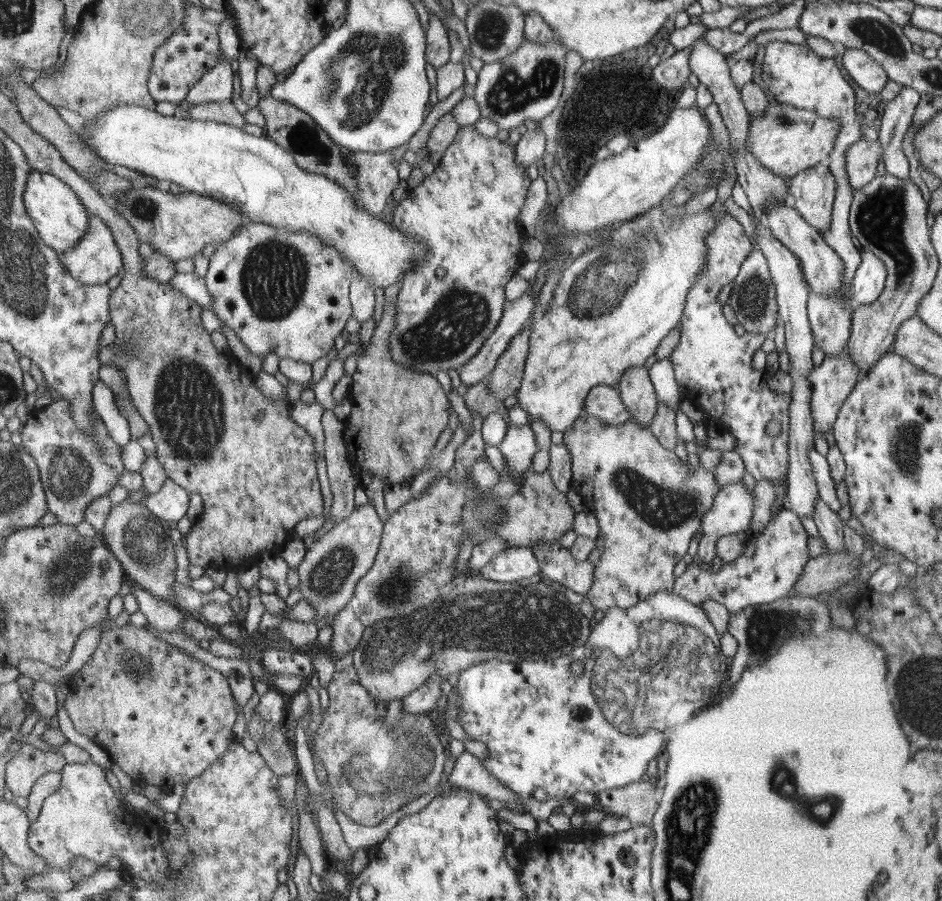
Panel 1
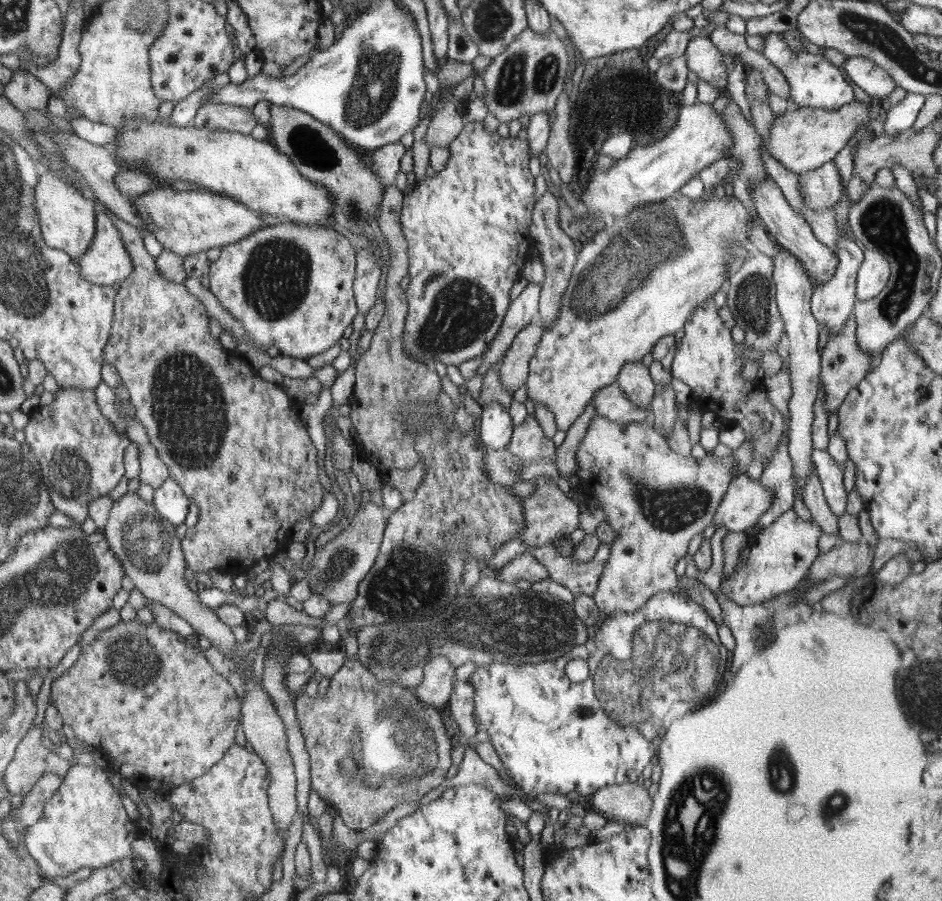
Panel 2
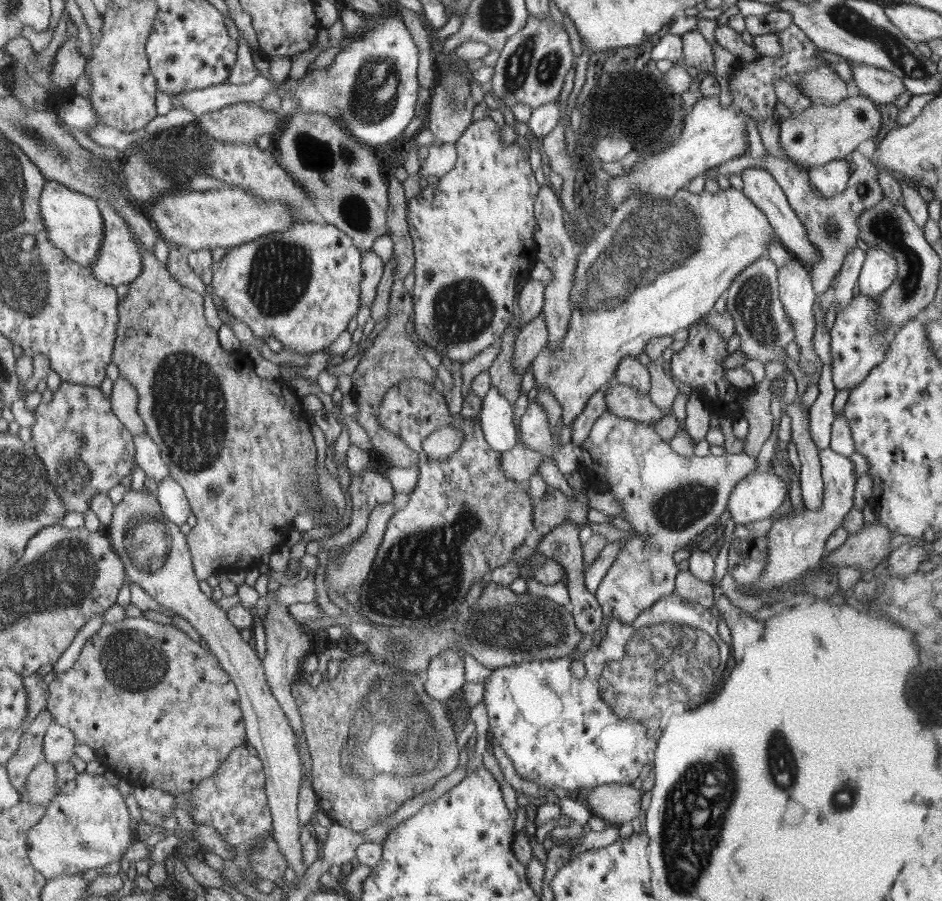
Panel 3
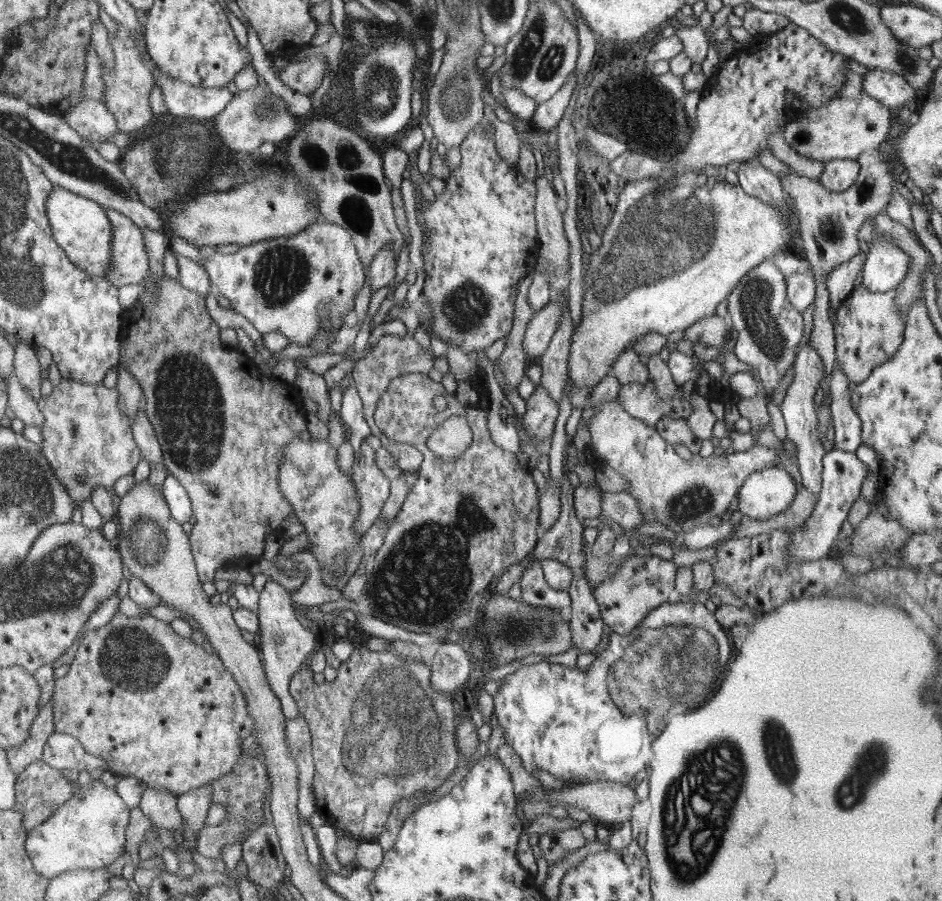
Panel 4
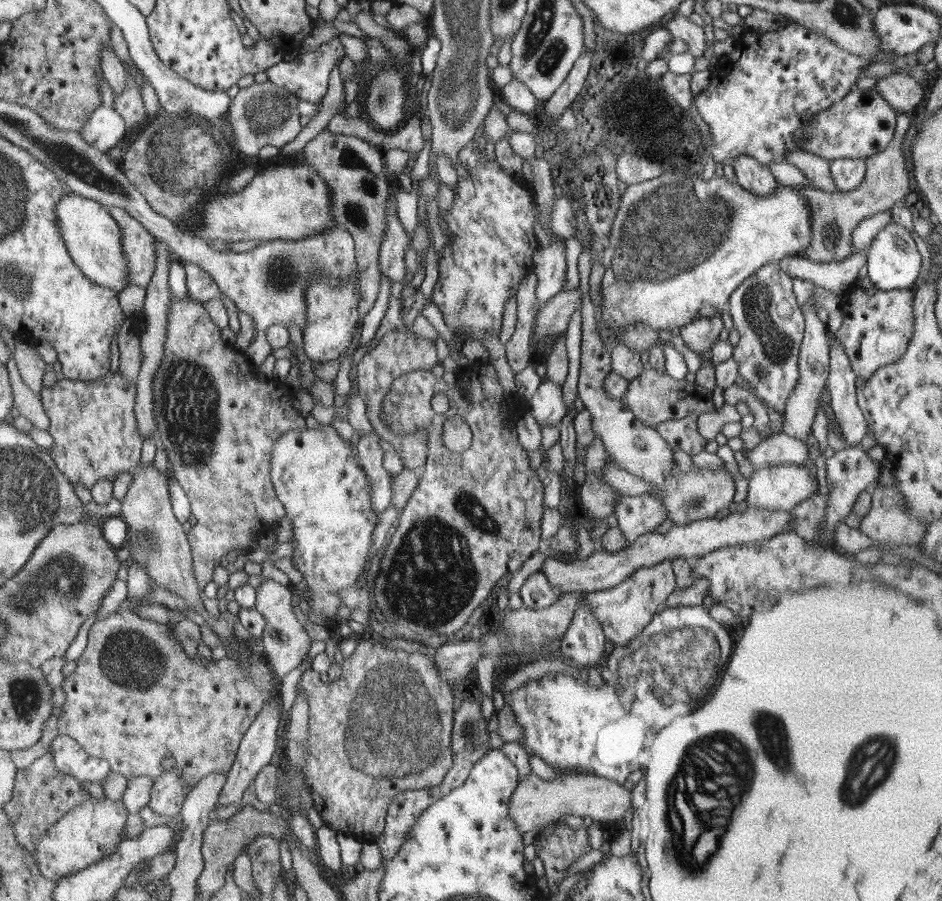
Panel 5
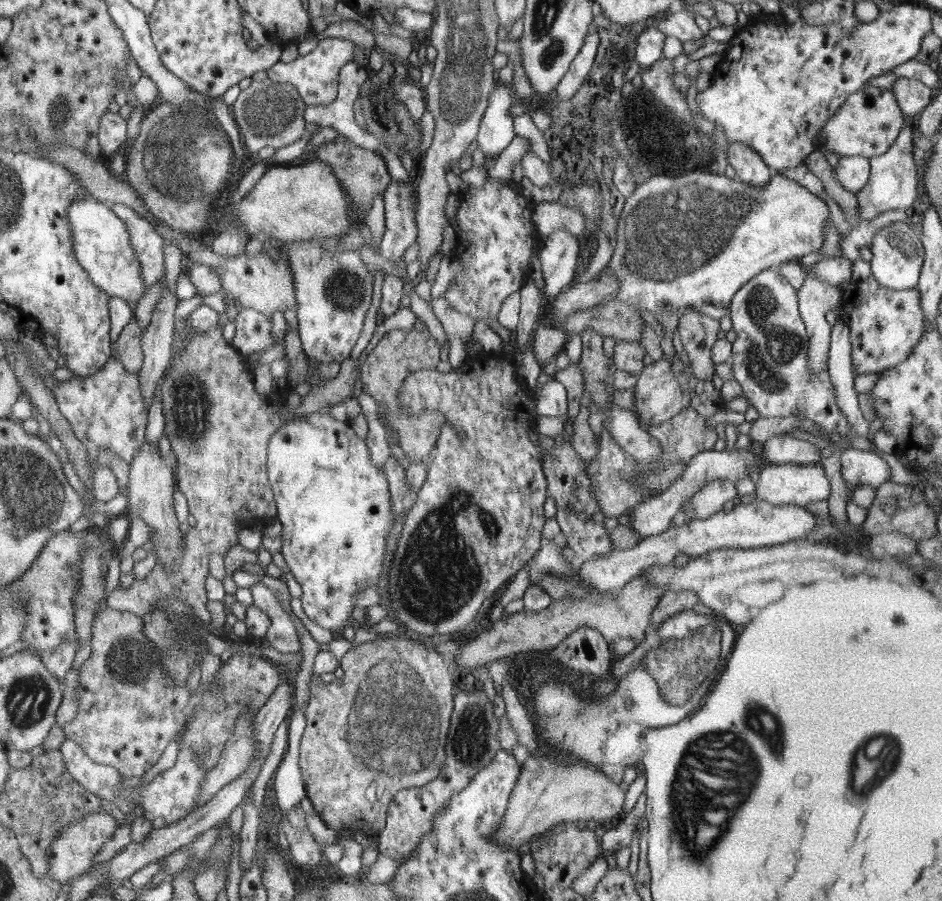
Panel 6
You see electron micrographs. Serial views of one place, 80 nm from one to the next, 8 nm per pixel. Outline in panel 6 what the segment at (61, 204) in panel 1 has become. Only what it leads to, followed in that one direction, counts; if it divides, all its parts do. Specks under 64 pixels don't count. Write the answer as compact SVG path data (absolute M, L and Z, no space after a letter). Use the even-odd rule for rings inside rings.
M92 198L74 199L68 214L70 225L73 227L73 247L78 262L84 267L93 283L106 294L116 298L140 300L140 297L146 293L141 262L130 240L129 227L122 222L120 216L110 206Z

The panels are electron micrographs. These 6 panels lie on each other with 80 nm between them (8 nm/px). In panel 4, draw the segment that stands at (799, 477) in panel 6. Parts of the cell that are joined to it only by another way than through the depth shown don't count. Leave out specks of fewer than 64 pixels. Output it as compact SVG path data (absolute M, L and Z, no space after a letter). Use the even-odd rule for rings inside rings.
M768 466L756 471L738 489L738 510L741 516L768 519L786 510L794 500L798 484L787 471Z

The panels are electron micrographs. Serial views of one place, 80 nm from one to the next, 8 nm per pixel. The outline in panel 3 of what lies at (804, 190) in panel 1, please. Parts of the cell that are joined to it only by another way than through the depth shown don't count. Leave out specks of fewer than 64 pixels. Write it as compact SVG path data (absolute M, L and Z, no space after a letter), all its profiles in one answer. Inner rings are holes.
M836 160L824 164L824 166L814 166L806 170L808 180L812 188L822 195L822 198L832 198L836 194L842 193L850 181L850 164L844 160Z

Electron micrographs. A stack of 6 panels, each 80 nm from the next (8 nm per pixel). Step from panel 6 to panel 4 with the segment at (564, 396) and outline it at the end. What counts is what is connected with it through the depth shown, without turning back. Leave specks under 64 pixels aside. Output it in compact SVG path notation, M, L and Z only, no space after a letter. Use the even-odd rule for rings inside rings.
M539 385L526 401L526 416L522 422L524 430L536 437L536 443L552 437L558 418L557 402L553 401L553 398L549 397L548 391Z

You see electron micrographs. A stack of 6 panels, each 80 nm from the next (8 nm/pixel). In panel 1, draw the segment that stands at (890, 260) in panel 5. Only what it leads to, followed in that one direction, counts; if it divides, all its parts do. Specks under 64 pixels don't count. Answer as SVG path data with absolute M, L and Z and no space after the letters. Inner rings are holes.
M862 252L861 263L852 279L852 300L857 306L874 302L885 288L887 268L874 253Z

